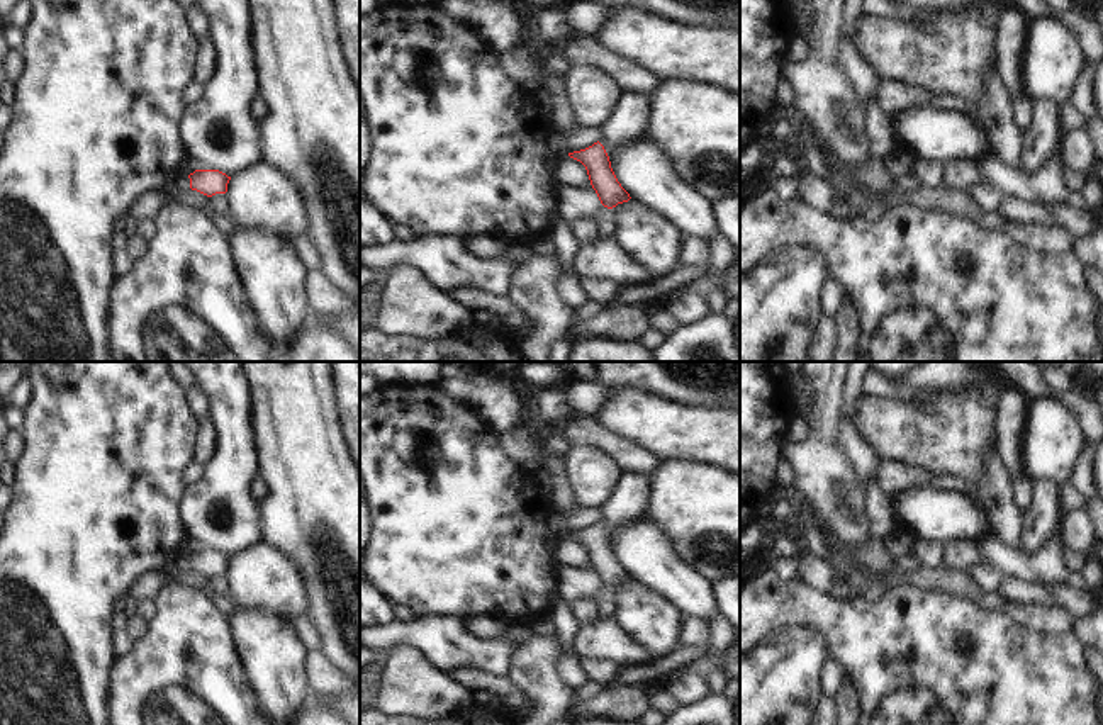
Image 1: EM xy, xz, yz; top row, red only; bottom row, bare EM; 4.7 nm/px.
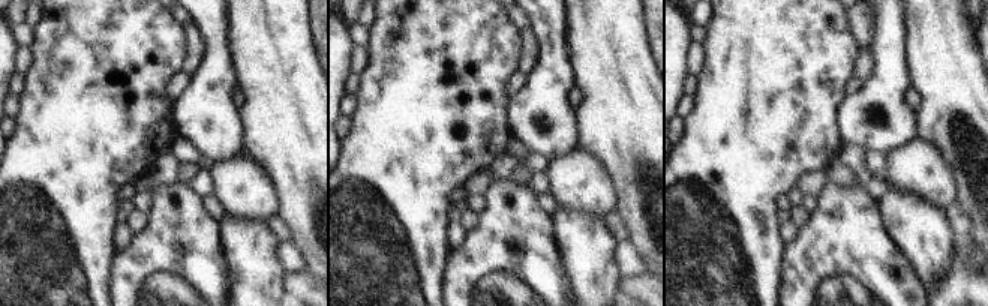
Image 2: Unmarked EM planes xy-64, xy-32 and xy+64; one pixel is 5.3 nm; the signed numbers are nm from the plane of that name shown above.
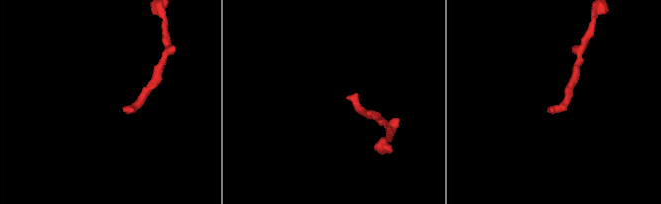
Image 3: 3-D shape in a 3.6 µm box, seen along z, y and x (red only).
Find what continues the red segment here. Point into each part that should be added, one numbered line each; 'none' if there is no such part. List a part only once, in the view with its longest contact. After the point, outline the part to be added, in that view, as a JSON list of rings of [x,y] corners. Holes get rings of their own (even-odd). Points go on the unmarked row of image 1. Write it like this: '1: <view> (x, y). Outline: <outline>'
1: xy (180, 562). Outline: [[[176,554],[171,562],[165,567],[165,574],[171,579],[175,574],[180,574],[190,567],[190,559],[185,554]]]

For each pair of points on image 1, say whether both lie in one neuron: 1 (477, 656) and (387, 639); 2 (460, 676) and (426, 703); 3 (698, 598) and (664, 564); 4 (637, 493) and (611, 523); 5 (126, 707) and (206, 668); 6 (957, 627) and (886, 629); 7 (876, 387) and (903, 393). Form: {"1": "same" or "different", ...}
{"1": "same", "2": "different", "3": "same", "4": "same", "5": "same", "6": "same", "7": "same"}

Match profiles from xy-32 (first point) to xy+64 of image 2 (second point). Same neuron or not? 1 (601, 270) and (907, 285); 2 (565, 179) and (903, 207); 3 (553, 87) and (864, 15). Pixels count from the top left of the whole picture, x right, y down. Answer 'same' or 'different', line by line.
1: different
2: different
3: different

